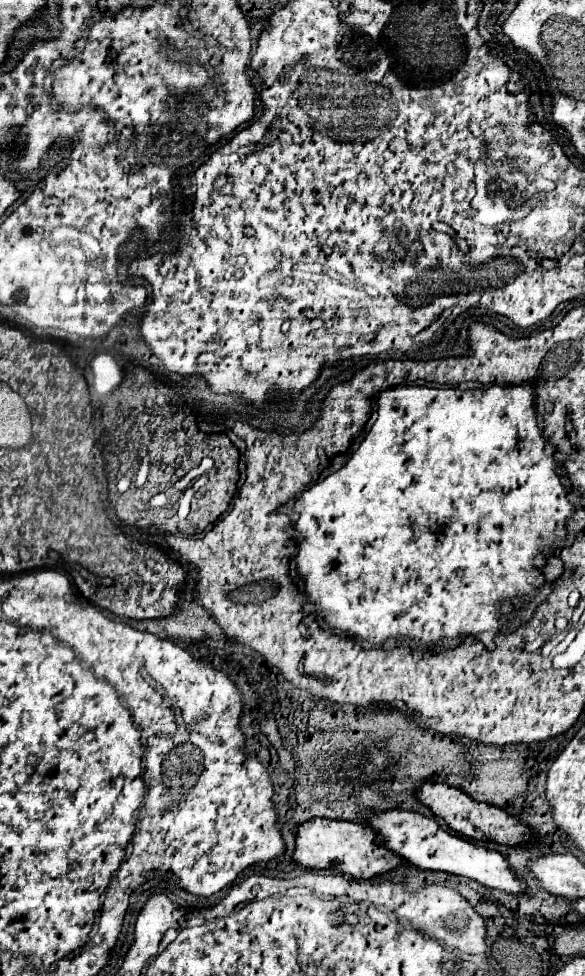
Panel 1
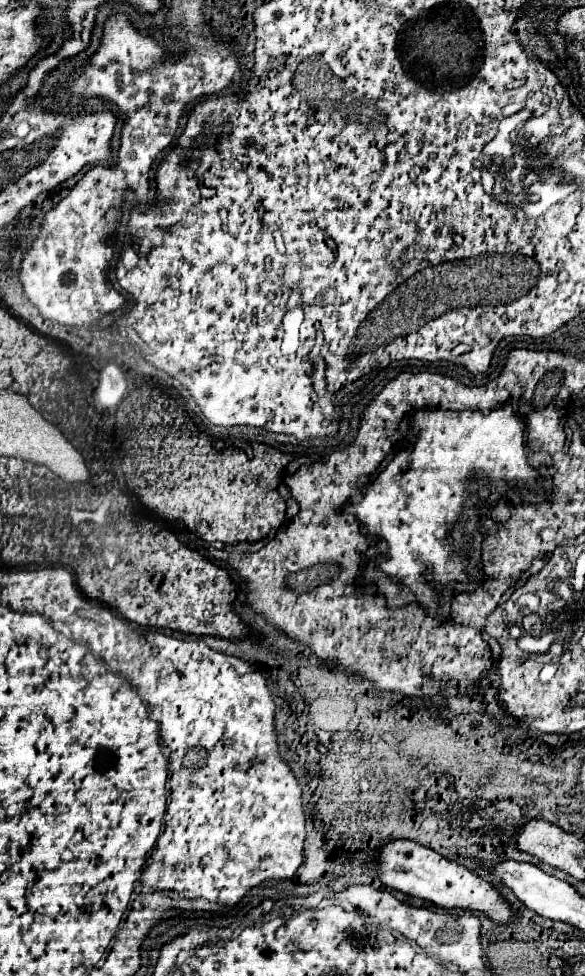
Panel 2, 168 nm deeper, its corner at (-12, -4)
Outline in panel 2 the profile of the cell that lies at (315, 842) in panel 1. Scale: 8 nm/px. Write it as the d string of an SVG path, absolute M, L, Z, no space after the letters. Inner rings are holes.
M394 840L394 842L384 844L380 848L376 870L380 872L384 886L422 898L426 902L434 902L438 908L476 910L502 926L514 922L516 912L510 908L508 900L500 894L500 890L494 884L472 874L464 866L442 858L438 852L428 850L422 844L416 844L410 840Z

